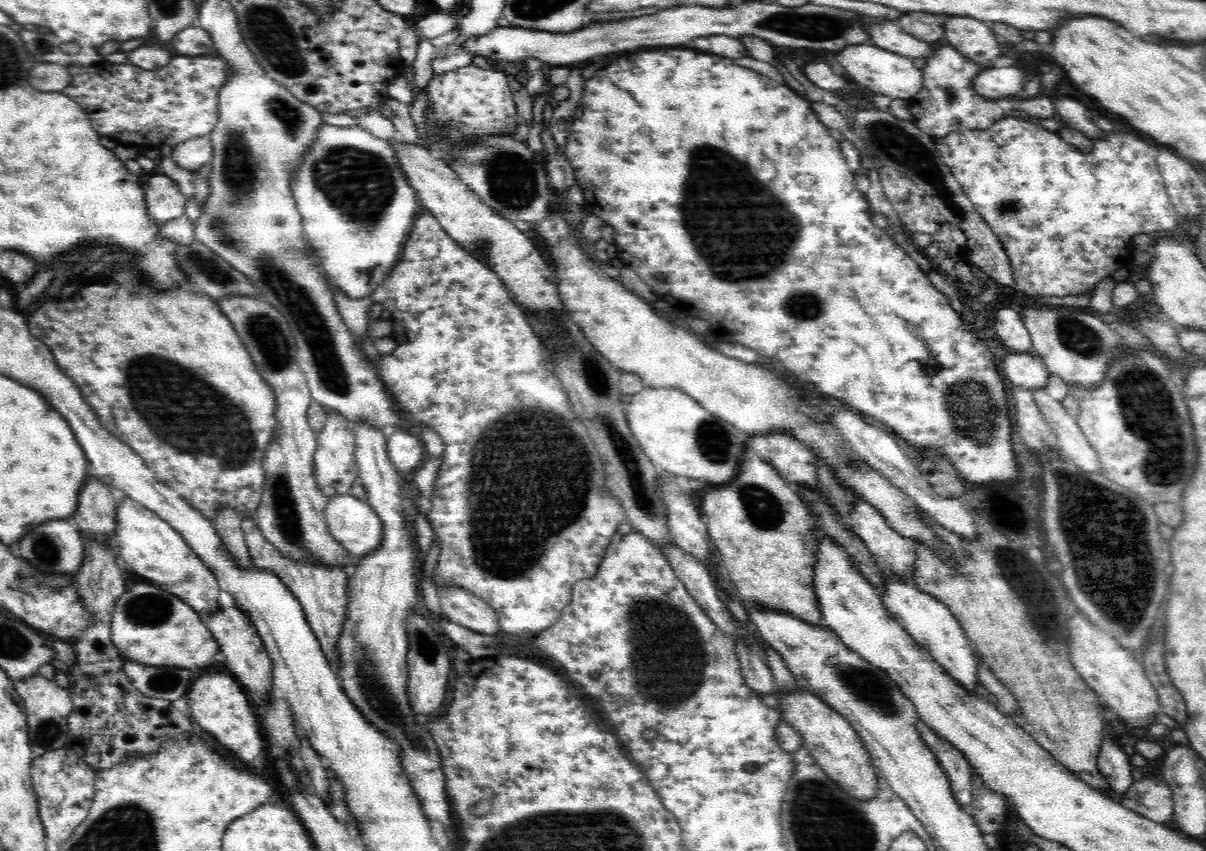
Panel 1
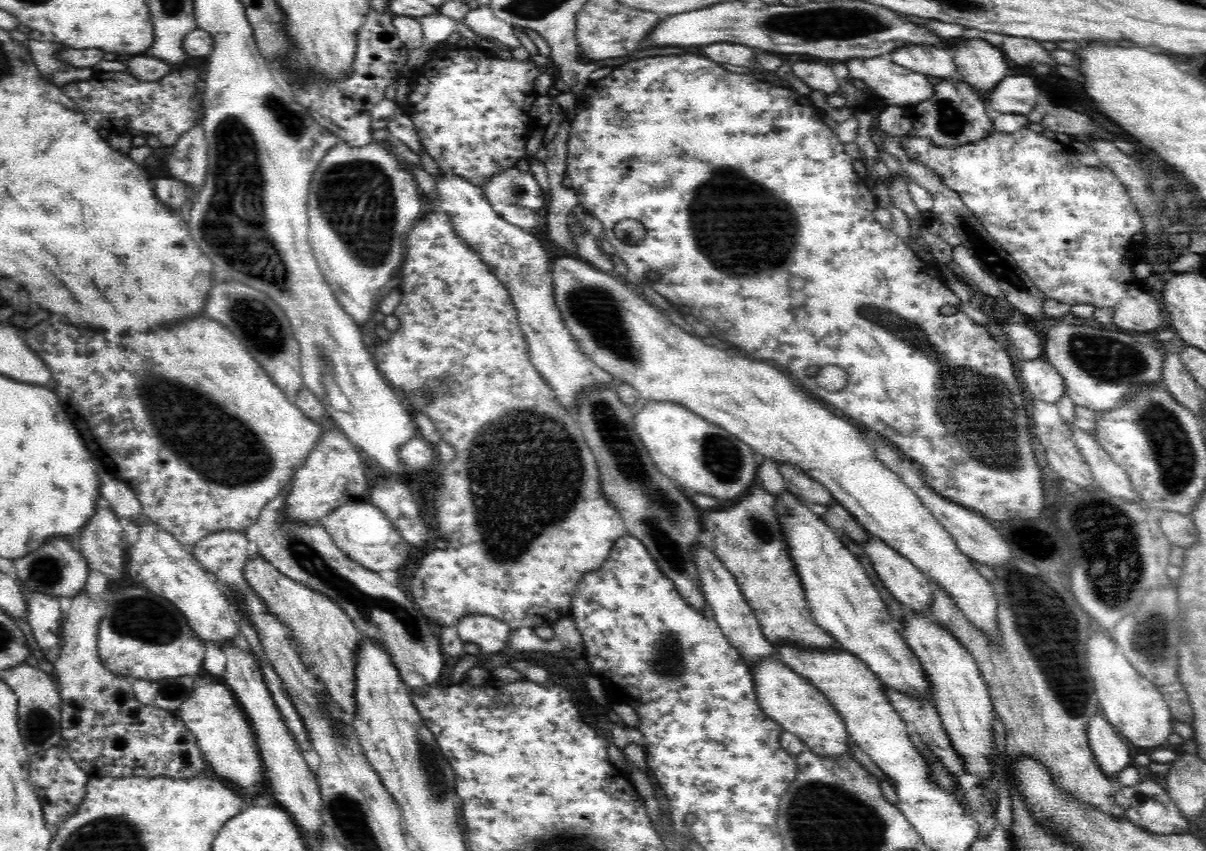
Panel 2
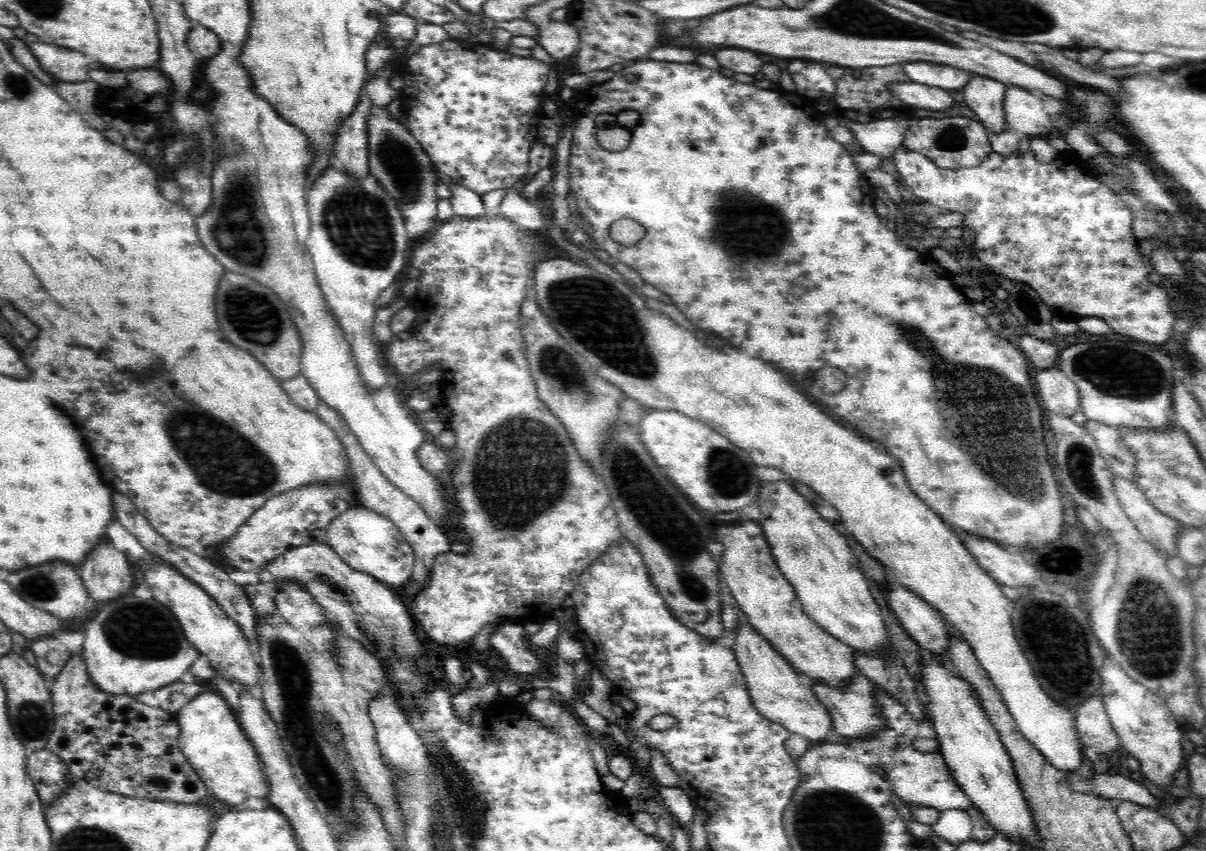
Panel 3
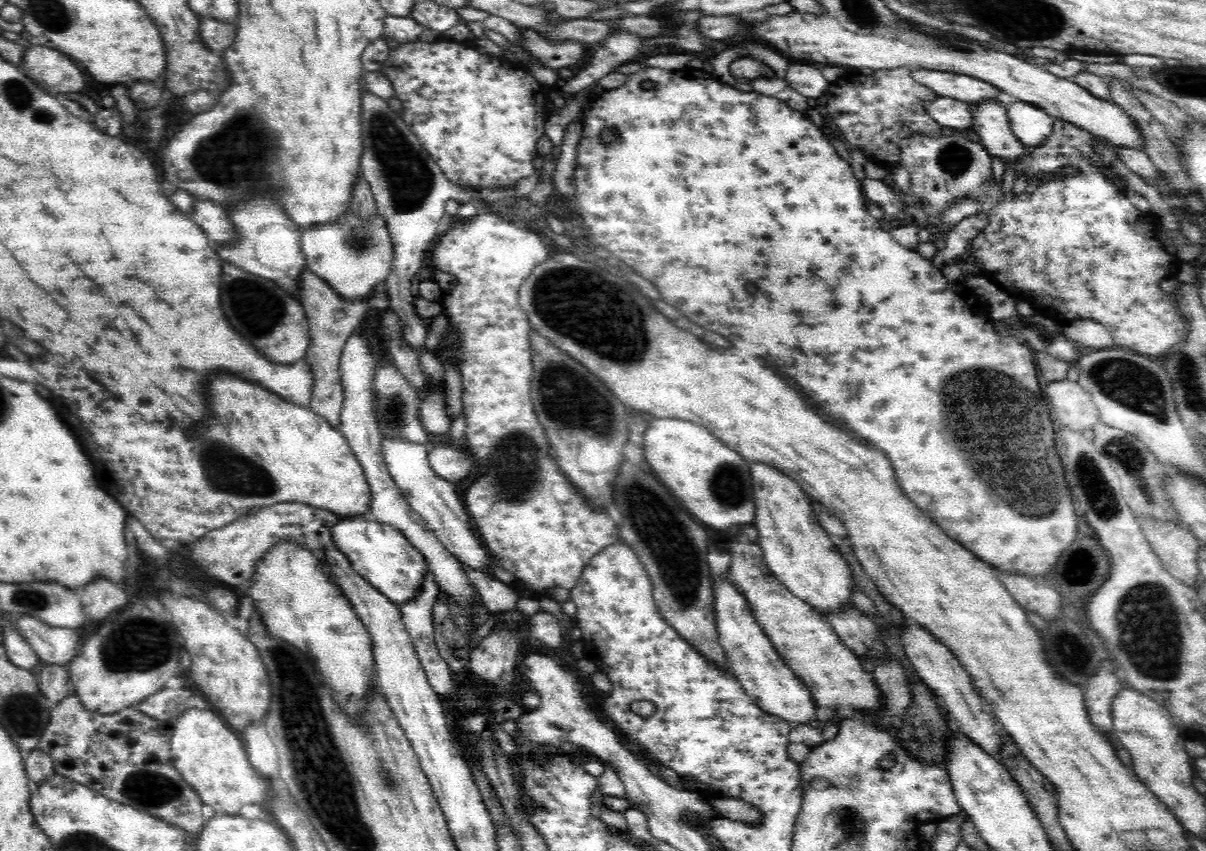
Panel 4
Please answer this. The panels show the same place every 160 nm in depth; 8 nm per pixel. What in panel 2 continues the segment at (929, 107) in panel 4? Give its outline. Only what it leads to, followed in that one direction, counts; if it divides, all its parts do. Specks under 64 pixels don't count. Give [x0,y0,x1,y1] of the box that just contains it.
[845,56,934,108]

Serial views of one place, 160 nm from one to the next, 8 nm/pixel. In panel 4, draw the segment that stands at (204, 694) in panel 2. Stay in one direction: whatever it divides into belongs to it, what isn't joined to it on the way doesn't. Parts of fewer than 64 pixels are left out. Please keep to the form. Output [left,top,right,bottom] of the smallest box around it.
[169,708,272,815]

